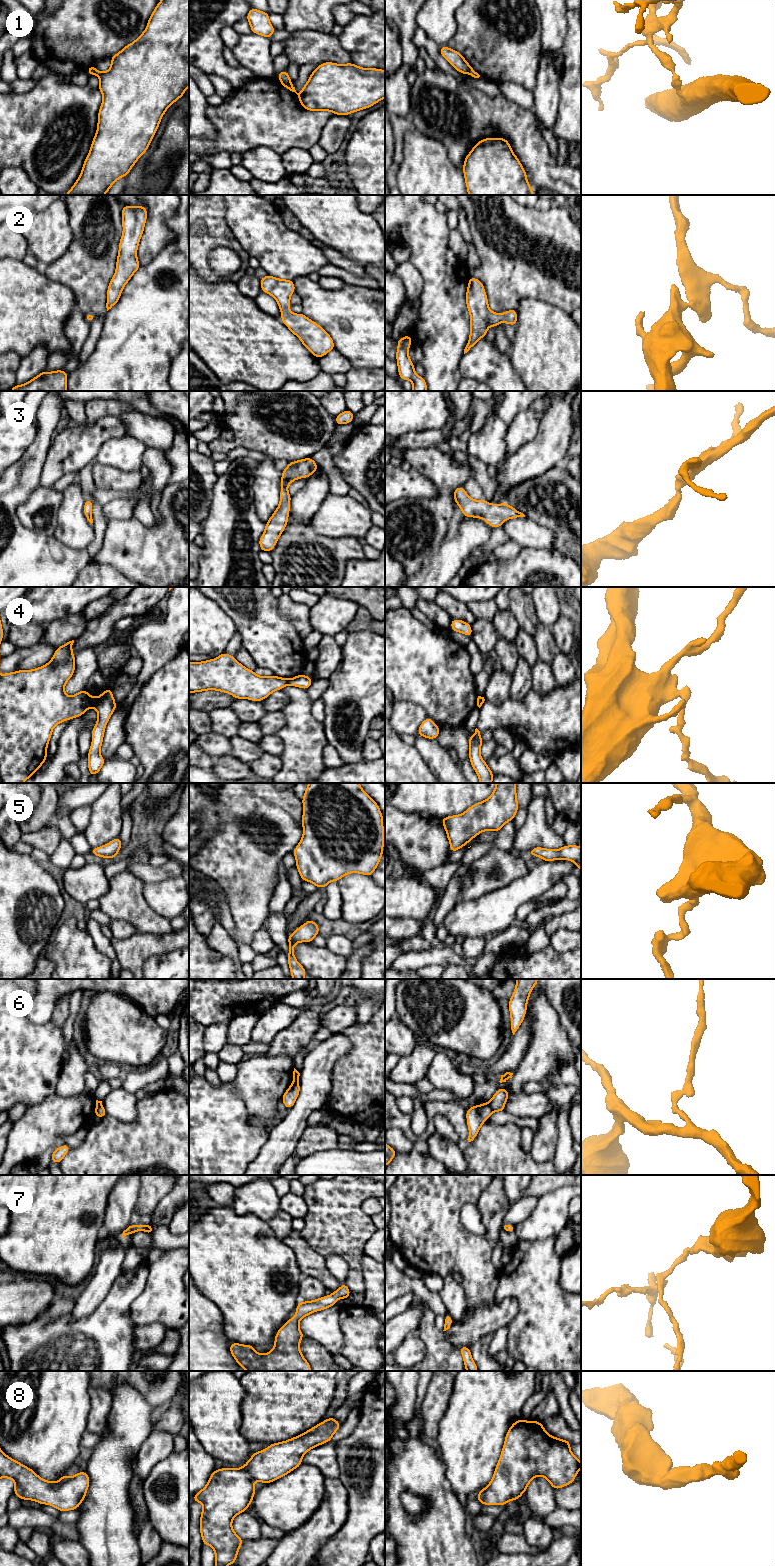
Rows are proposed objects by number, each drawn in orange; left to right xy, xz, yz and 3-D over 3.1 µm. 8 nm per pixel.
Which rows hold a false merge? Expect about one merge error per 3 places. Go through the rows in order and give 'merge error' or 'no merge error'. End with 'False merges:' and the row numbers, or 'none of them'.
1: merge error
2: no merge error
3: no merge error
4: merge error
5: no merge error
6: merge error
7: no merge error
8: no merge error
False merges: 1, 4, 6

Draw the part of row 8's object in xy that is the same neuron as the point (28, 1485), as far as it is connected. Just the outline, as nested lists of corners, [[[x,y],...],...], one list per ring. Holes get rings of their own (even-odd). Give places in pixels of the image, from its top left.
[[[0,1449],[0,1479],[12,1479],[14,1494],[22,1500],[48,1504],[61,1512],[77,1509],[85,1499],[90,1479],[85,1471],[69,1479],[67,1476],[62,1474],[57,1482],[43,1480],[31,1468],[13,1460]]]

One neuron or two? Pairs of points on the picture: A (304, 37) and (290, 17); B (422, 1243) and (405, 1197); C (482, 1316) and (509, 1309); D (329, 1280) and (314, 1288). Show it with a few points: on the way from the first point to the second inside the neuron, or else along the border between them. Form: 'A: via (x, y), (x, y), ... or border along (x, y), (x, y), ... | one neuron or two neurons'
A: border along (323, 31), (294, 30), (290, 32) | two neurons
B: via (422, 1232), (422, 1214), (416, 1208) | one neuron
C: via (489, 1316), (496, 1316), (502, 1313) | one neuron
D: border along (304, 1275), (316, 1277), (325, 1288) | two neurons

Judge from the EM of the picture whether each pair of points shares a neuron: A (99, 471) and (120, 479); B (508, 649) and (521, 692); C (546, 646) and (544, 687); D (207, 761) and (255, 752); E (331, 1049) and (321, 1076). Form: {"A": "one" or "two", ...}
{"A": "one", "B": "one", "C": "one", "D": "two", "E": "one"}

